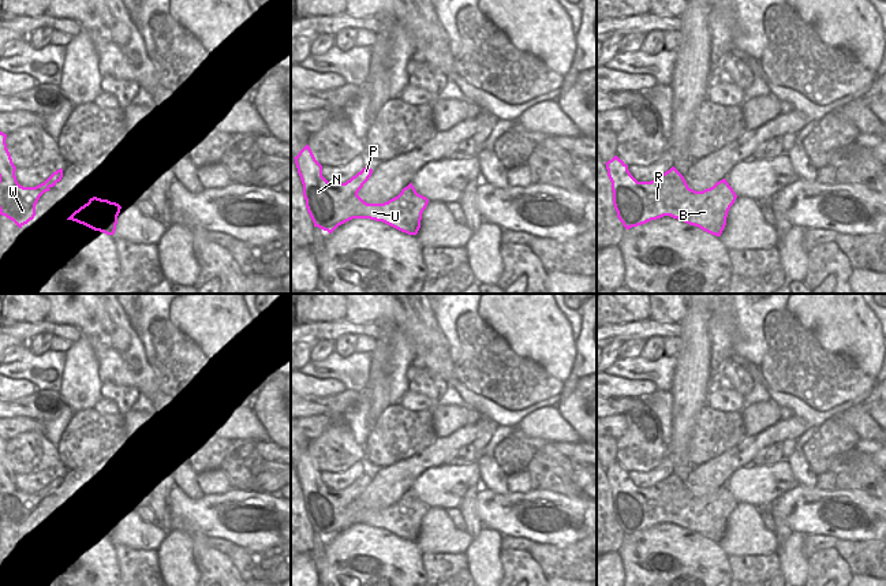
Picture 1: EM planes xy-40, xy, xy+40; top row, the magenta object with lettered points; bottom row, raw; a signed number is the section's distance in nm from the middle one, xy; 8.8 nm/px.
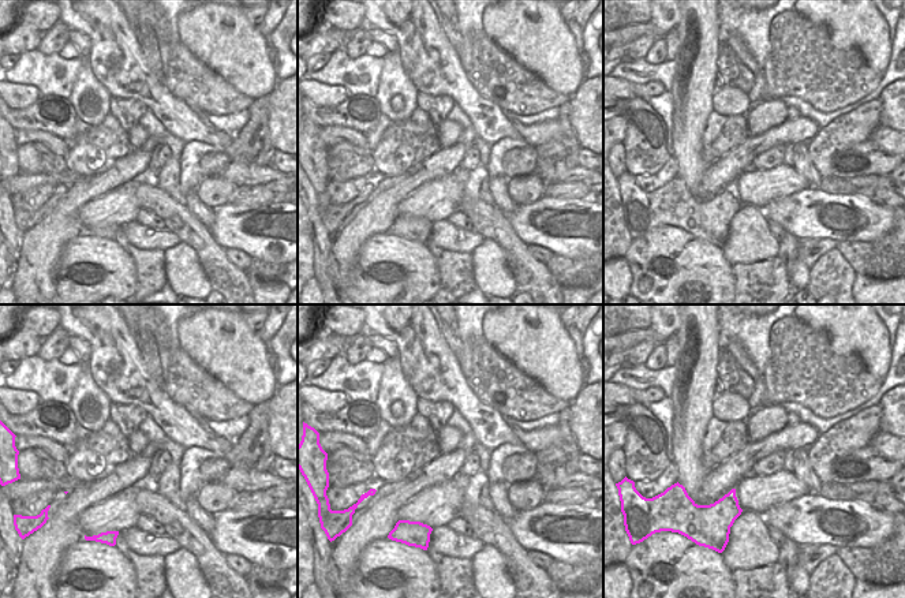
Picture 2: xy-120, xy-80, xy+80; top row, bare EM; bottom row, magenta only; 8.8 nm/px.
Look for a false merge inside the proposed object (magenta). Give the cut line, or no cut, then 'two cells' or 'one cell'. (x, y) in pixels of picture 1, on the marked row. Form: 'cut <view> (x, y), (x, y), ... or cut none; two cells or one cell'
cut none; one cell

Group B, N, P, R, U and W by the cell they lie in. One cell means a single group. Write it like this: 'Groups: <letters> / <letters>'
Groups: B N P R U W.

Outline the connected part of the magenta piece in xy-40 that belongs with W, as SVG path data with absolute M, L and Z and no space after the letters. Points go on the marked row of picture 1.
M0 131L0 214L22 228L34 219L40 197L61 180L63 169L57 169L35 187L20 186L15 176L16 167L7 149L5 139L7 134Z

